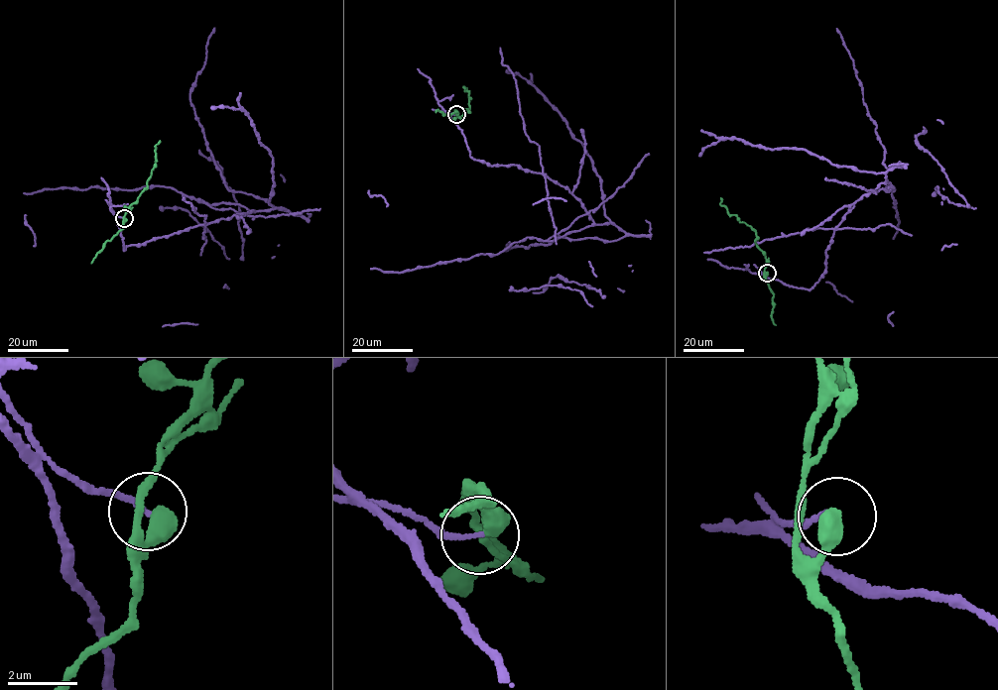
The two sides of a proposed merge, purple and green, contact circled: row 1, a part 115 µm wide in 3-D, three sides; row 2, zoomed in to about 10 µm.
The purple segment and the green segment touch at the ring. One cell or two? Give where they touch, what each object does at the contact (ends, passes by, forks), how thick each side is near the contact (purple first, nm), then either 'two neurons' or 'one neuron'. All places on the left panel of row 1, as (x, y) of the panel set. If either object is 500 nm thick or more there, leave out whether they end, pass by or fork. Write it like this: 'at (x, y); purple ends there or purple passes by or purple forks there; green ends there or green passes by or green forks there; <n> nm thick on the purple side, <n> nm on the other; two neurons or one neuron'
at (124, 218); 140 nm thick on the purple side, 550 nm on the other; two neurons

